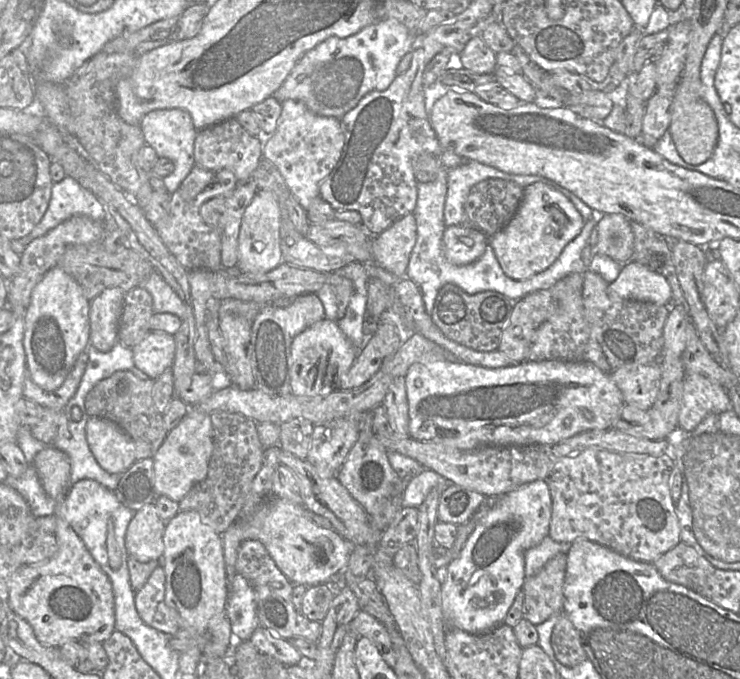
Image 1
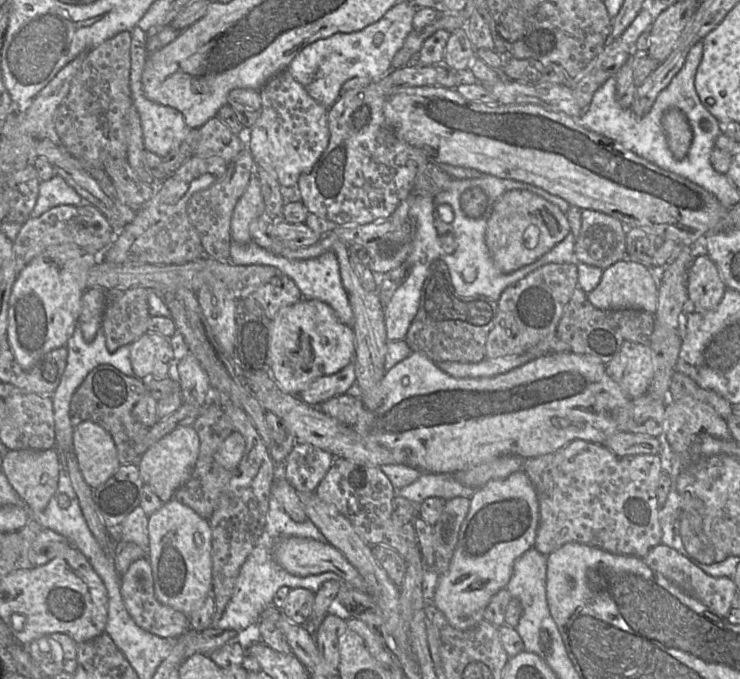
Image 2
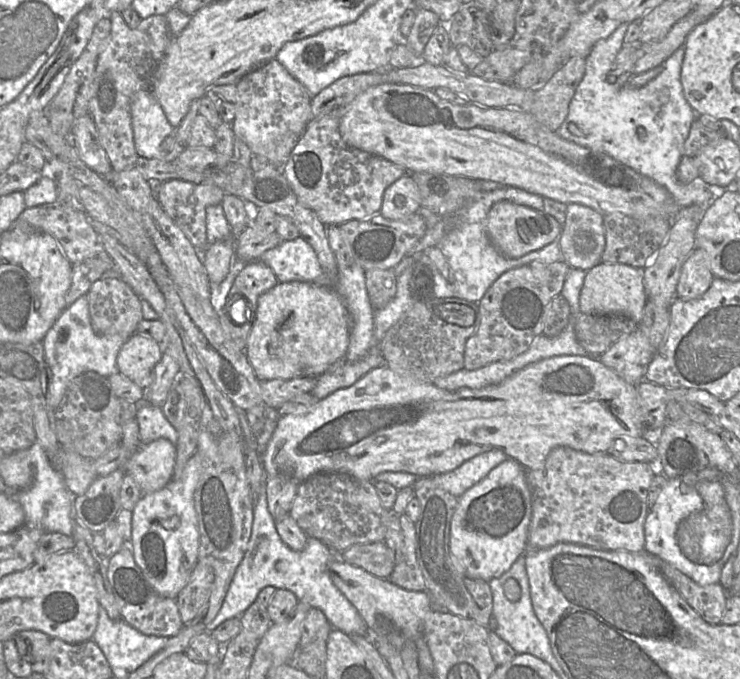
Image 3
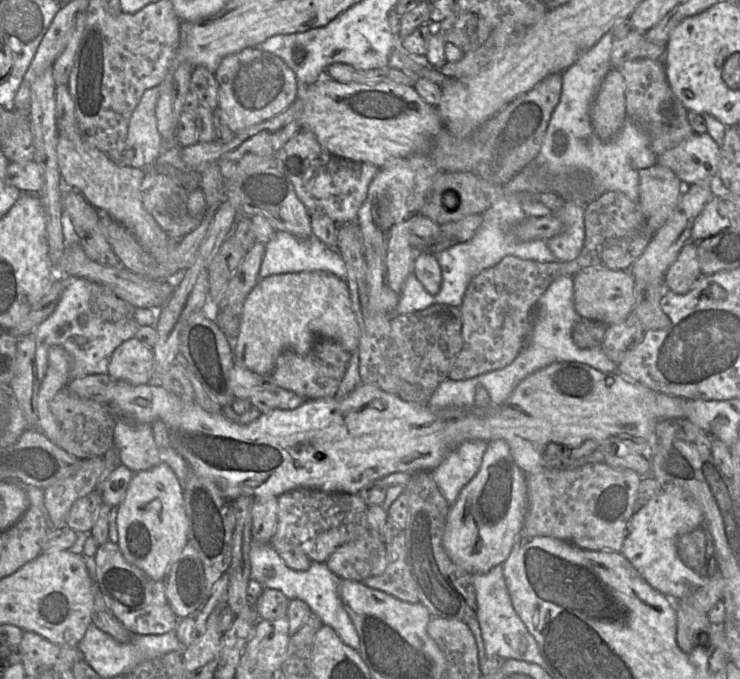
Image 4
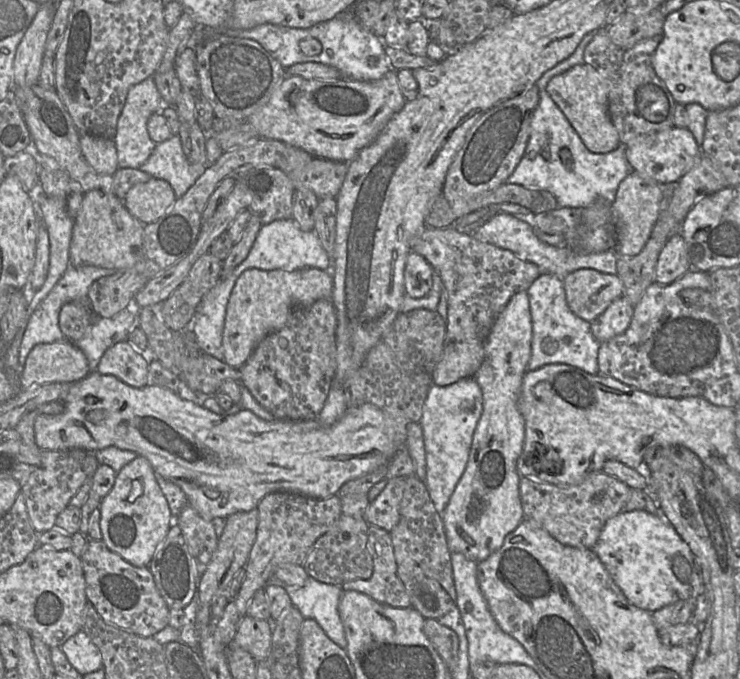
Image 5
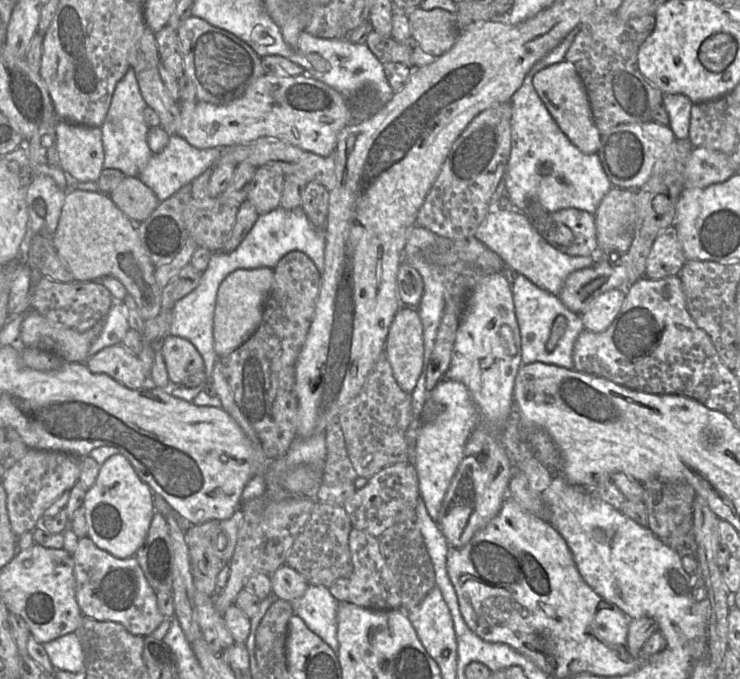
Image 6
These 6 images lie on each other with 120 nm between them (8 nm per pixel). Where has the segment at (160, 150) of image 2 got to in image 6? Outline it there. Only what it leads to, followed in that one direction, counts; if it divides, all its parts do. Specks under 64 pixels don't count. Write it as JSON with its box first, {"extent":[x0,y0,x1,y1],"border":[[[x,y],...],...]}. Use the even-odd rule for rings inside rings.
{"extent":[101,68,152,177],"border":[[[130,68],[115,87],[109,111],[101,127],[105,169],[120,170],[128,177],[138,177],[141,174],[152,155],[147,143],[149,127],[143,116],[147,107],[139,89],[136,72]]]}

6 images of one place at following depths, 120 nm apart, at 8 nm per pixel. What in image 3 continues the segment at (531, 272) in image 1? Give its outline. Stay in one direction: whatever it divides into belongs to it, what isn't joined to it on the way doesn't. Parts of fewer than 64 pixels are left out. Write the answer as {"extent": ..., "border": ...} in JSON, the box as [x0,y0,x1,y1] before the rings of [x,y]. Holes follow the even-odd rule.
{"extent":[486,200,562,259],"border":[[[502,200],[490,209],[486,229],[496,249],[505,257],[514,259],[557,241],[562,224],[541,210]]]}

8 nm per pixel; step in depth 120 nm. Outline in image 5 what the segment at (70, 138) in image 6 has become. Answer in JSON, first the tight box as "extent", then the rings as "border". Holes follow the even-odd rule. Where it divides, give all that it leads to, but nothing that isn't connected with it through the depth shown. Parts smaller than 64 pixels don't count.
{"extent":[80,134,119,175],"border":[[[81,134],[80,148],[85,160],[98,174],[113,175],[119,169],[116,145],[112,139]]]}

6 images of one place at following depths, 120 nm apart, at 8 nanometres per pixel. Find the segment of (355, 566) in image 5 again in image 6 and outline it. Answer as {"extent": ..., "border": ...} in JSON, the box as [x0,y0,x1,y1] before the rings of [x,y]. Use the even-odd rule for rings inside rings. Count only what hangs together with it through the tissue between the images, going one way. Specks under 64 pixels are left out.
{"extent":[285,502,353,587],"border":[[[318,502],[311,516],[287,553],[285,565],[302,574],[308,584],[329,587],[340,578],[349,577],[353,564],[349,549],[352,523],[342,506]]]}

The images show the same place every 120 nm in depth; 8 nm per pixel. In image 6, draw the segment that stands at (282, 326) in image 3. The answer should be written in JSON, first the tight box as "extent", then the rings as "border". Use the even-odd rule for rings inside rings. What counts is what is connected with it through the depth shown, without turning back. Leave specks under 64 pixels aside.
{"extent":[214,268,274,356],"border":[[[273,268],[237,269],[230,273],[220,284],[214,313],[214,349],[218,356],[227,356],[240,347],[257,330],[263,318],[266,298],[274,282]]]}

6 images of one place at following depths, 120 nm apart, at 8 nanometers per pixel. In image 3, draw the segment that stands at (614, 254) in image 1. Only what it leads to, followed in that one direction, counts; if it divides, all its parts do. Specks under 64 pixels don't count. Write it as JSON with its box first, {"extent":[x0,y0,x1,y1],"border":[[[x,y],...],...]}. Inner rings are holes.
{"extent":[558,204,606,271],"border":[[[567,204],[566,218],[558,237],[562,260],[570,267],[587,271],[601,263],[606,239],[604,230],[604,215],[588,206]]]}

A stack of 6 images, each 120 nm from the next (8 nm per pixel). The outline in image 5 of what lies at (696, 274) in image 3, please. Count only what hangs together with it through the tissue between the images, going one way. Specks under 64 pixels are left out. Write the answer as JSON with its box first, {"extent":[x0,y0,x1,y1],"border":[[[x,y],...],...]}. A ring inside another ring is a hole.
{"extent":[656,234,691,285],"border":[[[672,234],[663,246],[656,266],[656,282],[669,285],[691,270],[691,264],[684,238]]]}

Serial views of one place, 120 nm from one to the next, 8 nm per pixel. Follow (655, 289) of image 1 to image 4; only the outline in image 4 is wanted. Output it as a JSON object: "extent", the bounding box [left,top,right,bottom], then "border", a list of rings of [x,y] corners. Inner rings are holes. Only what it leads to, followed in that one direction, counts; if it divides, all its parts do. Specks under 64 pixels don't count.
{"extent":[573,267,635,323],"border":[[[587,267],[573,276],[573,304],[575,311],[586,319],[605,323],[618,323],[625,319],[635,304],[635,278],[630,270]]]}

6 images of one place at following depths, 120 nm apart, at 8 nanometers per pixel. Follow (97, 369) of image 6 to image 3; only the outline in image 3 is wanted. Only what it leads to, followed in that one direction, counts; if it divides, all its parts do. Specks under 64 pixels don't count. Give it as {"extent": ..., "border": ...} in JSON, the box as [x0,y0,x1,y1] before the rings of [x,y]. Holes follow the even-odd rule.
{"extent":[117,334,162,388],"border":[[[139,334],[131,335],[117,356],[119,372],[141,388],[152,383],[155,366],[162,358],[162,346]]]}

